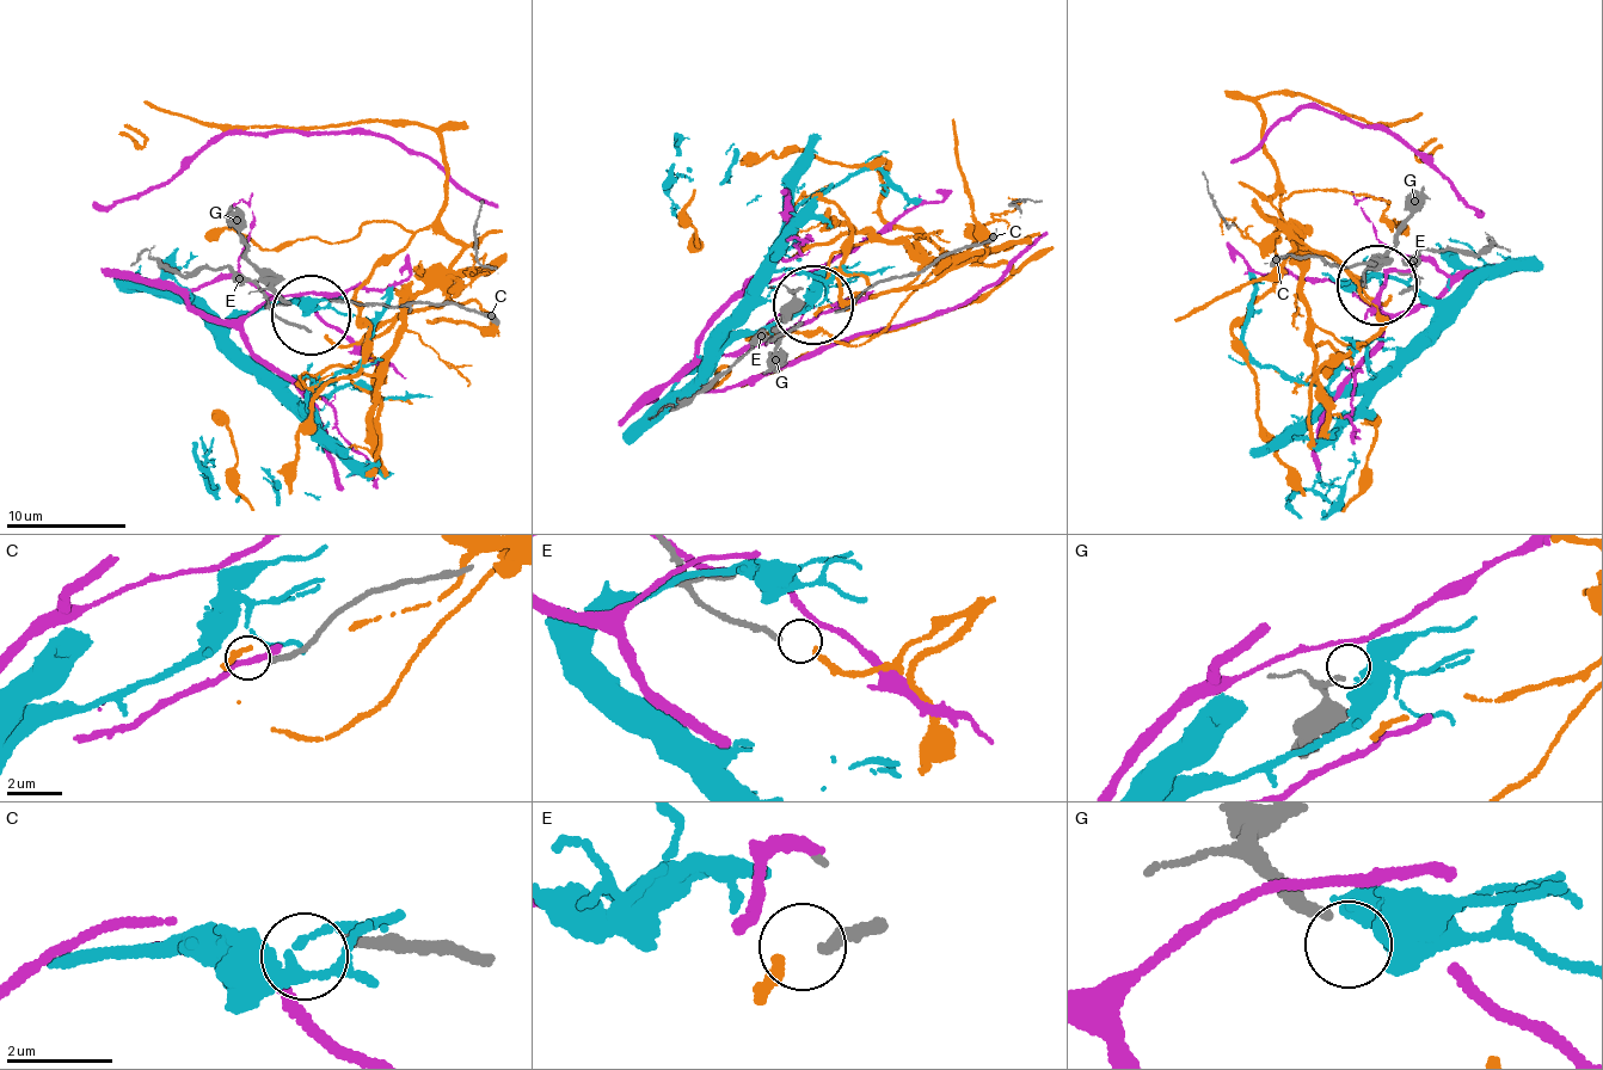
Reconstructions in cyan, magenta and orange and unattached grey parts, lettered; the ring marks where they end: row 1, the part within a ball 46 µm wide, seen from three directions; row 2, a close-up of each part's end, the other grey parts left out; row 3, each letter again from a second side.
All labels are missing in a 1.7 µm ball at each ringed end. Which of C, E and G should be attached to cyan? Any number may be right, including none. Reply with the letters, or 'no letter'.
no letter

